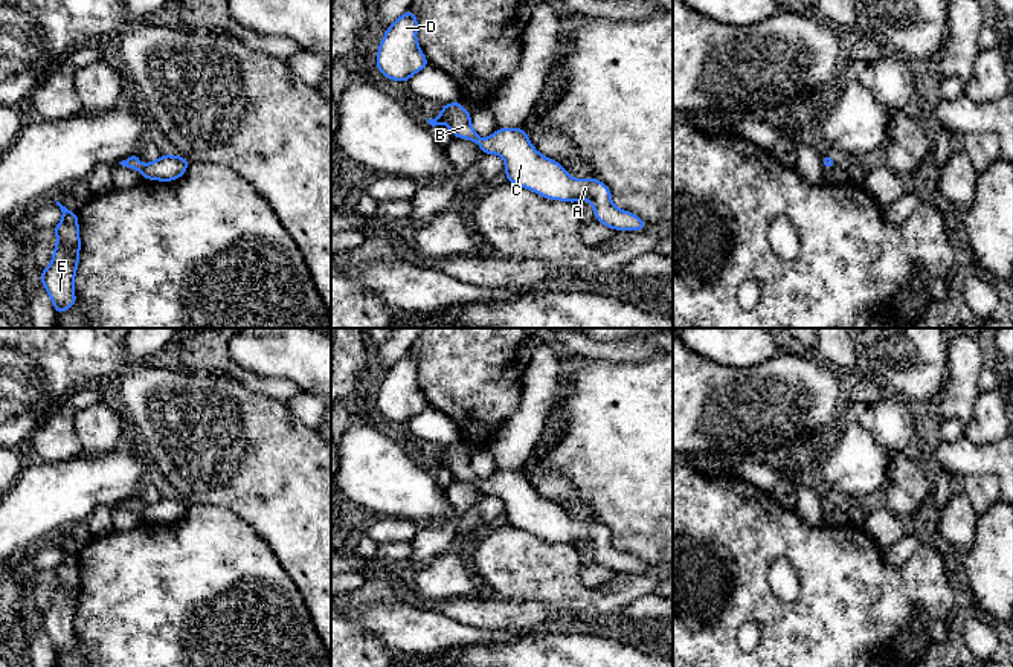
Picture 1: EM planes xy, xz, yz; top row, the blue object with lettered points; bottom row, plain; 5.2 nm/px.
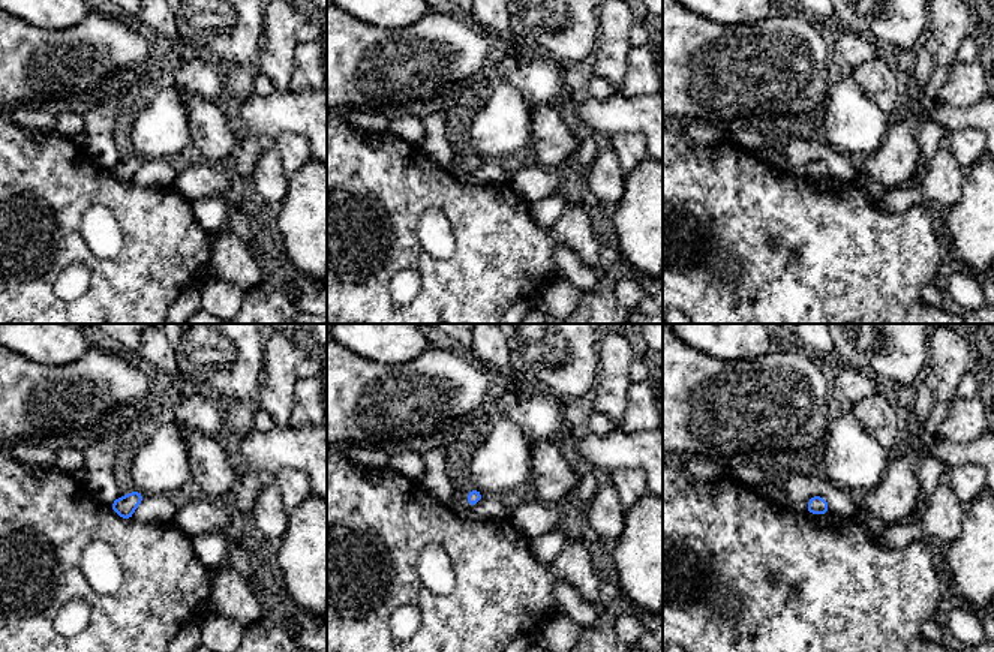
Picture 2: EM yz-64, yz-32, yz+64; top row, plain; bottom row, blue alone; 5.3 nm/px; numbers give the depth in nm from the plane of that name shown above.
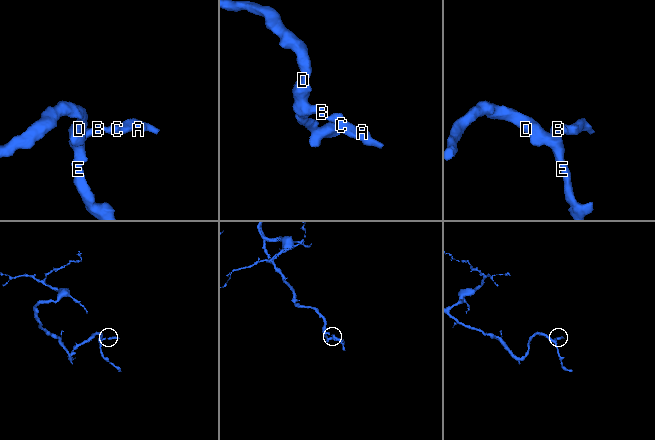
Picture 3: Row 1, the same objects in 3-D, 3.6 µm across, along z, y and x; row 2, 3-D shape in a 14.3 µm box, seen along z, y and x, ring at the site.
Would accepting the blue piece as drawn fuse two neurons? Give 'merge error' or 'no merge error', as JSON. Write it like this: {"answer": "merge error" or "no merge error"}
{"answer": "no merge error"}

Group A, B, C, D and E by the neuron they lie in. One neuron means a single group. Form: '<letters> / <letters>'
A B C D E

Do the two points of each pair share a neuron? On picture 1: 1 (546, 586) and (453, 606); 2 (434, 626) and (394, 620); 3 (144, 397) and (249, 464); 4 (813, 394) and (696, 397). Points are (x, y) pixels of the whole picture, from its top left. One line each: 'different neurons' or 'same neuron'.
1: different neurons
2: same neuron
3: same neuron
4: same neuron

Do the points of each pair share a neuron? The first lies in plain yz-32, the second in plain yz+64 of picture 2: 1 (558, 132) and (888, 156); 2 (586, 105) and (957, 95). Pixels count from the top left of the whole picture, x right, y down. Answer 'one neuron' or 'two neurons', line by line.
1: one neuron
2: two neurons

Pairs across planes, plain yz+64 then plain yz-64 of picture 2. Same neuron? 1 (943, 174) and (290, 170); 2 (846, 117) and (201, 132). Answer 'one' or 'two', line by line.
1: two
2: two

